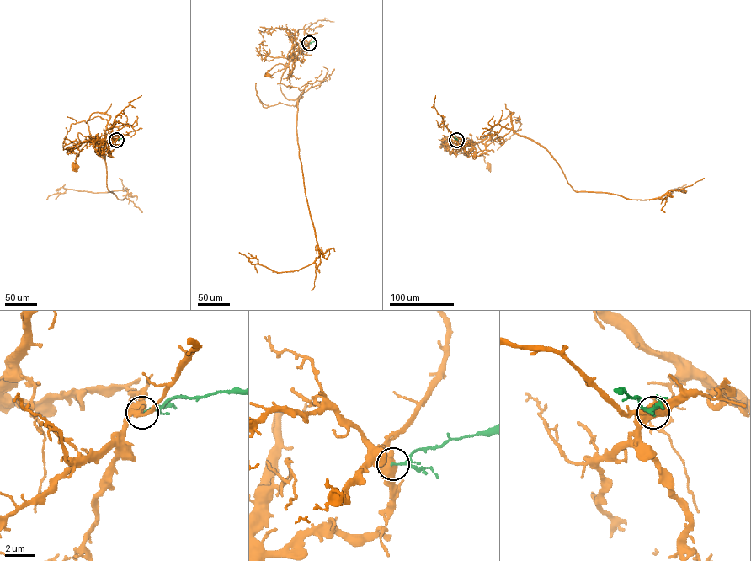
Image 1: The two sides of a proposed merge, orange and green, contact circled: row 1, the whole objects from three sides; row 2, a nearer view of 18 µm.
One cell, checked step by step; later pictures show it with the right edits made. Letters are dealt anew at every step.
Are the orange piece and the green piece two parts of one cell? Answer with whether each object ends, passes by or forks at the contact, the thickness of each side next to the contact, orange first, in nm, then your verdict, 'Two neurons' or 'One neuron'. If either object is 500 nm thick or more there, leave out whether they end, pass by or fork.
Thickness 650 nm (orange) against 140 nm. Two neurons

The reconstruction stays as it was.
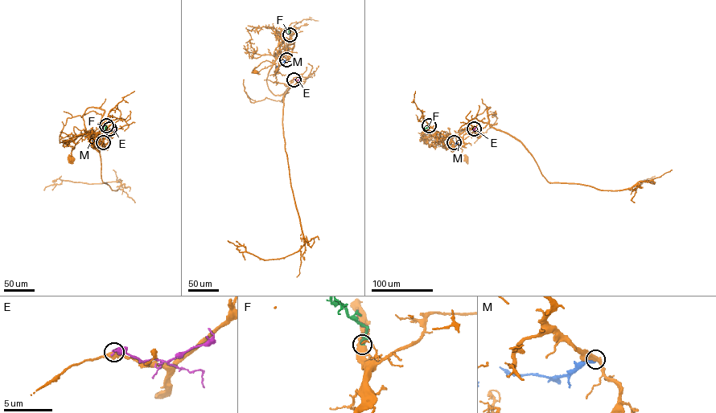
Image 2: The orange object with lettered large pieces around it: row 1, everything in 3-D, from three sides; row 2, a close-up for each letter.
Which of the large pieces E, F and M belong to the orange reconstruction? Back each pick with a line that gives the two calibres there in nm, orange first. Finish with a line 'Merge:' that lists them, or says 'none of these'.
F: 550 nm thick on the orange side, 200 nm on the other
Merge: F

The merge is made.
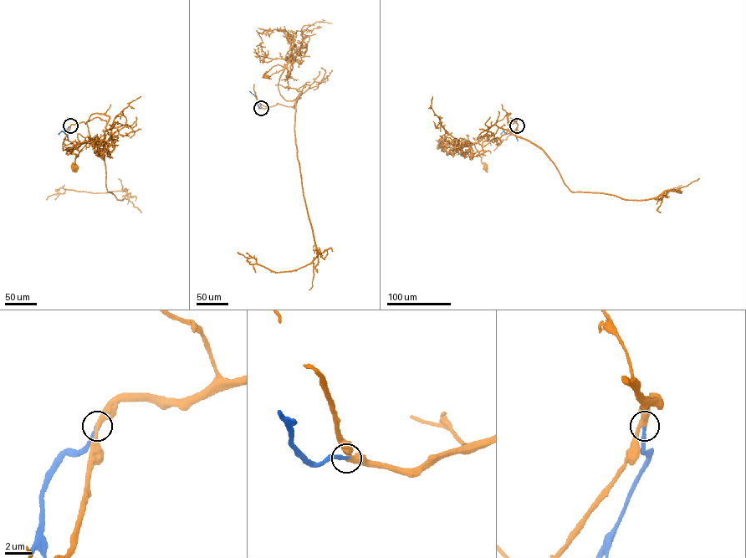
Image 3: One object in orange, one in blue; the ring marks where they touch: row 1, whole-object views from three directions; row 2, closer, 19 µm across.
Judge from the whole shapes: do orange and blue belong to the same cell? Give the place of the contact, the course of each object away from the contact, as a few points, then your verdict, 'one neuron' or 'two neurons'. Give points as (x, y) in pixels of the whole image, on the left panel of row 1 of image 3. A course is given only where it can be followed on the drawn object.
(70, 125) | orange via (70, 125), (109, 117), (89, 117), (94, 142), (79, 152), (75, 167) | blue via (70, 125), (66, 134), (61, 131), (58, 135) | one neuron

